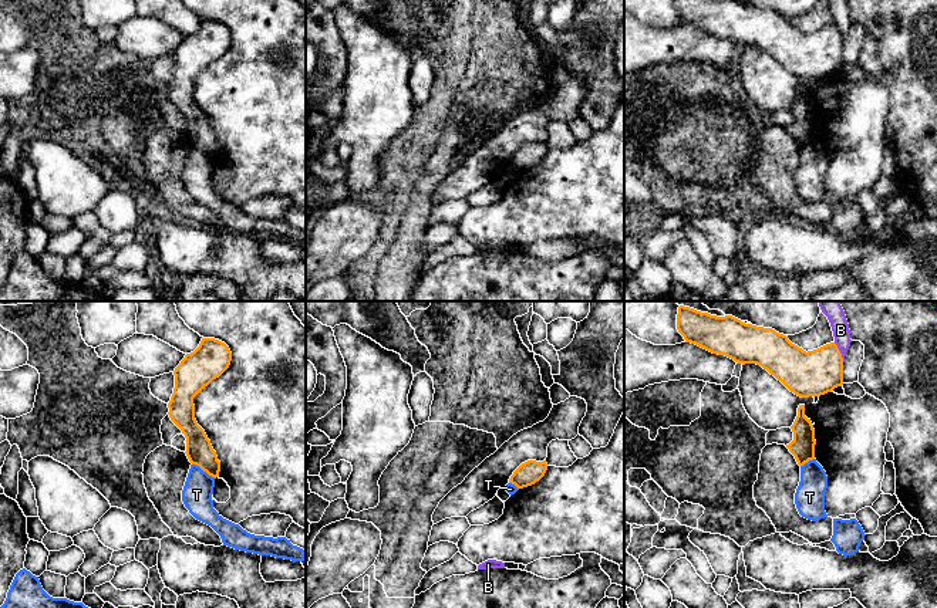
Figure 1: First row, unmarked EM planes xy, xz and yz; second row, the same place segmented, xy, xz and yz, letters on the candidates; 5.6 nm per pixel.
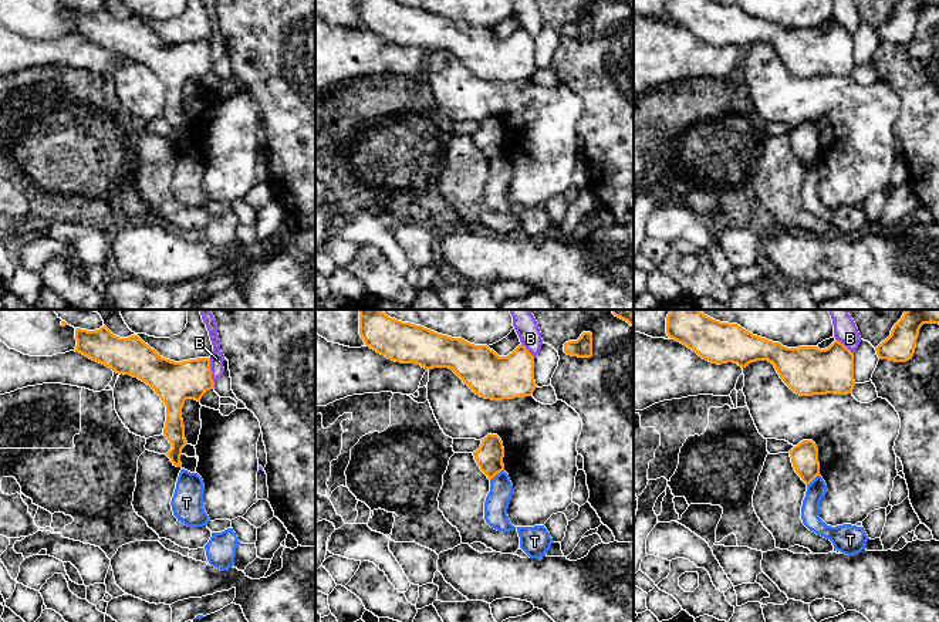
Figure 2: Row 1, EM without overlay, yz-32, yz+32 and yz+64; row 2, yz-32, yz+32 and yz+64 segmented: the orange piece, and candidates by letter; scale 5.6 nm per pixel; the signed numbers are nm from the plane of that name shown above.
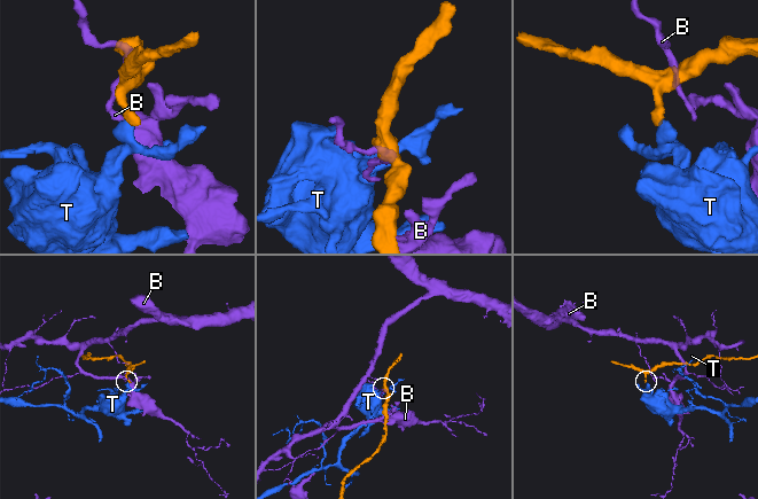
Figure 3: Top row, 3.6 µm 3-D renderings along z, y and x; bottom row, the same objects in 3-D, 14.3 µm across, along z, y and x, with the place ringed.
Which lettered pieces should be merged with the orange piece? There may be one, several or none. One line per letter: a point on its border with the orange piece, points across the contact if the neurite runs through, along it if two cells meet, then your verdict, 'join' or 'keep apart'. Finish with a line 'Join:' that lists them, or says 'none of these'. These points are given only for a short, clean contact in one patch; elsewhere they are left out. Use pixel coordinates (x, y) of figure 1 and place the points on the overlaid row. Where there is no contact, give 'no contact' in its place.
B: meets orange in yz at (839, 353); border along yz (833, 343), (843, 361); keep apart
T: meets orange in xy at (204, 470); border along xy (192, 463), (215, 478); keep apart
Join: none of these

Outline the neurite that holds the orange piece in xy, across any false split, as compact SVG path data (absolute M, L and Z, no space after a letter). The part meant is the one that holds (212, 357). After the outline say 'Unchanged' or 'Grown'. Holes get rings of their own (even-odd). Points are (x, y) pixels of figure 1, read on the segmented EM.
M202 338L199 347L186 354L175 368L175 388L168 403L171 420L186 438L186 456L212 477L218 477L220 462L205 430L195 419L193 398L219 378L230 365L229 347L215 338Z. Unchanged

